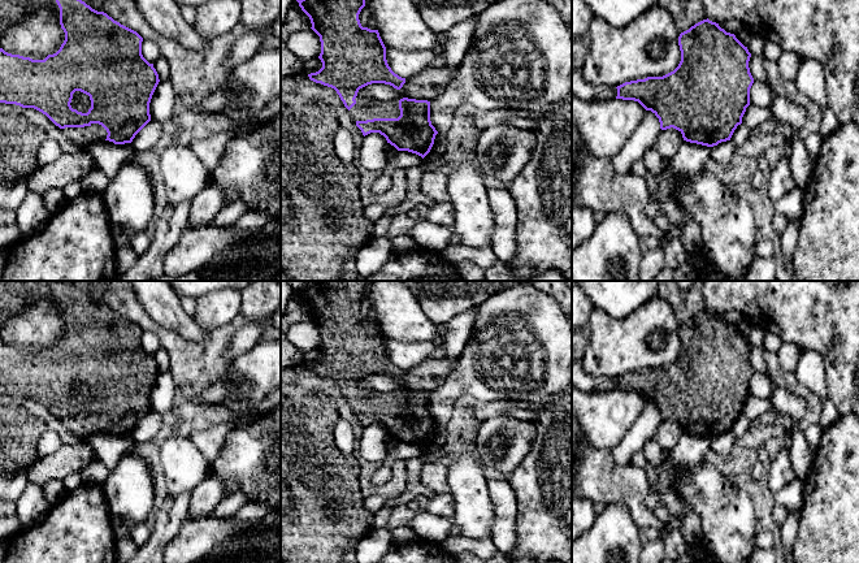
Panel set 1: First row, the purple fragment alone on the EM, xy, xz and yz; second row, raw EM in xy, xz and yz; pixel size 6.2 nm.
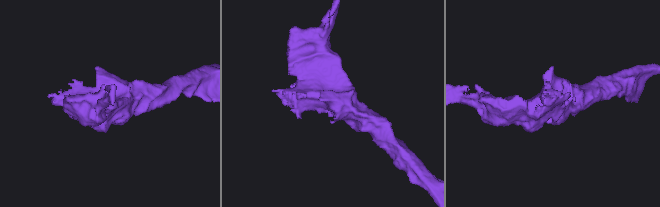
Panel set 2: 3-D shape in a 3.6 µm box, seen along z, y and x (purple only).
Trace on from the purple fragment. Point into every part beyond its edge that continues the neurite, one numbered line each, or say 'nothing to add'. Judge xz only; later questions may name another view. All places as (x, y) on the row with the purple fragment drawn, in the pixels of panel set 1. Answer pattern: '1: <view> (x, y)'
1: xz (390, 109)

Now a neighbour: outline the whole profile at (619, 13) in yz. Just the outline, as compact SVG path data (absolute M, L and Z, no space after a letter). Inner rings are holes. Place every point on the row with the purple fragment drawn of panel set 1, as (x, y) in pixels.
M583 0L593 16L596 16L613 27L625 27L645 13L658 0Z

